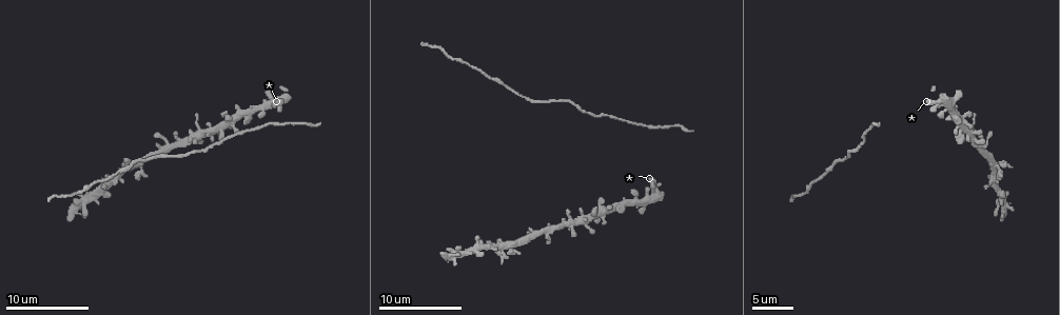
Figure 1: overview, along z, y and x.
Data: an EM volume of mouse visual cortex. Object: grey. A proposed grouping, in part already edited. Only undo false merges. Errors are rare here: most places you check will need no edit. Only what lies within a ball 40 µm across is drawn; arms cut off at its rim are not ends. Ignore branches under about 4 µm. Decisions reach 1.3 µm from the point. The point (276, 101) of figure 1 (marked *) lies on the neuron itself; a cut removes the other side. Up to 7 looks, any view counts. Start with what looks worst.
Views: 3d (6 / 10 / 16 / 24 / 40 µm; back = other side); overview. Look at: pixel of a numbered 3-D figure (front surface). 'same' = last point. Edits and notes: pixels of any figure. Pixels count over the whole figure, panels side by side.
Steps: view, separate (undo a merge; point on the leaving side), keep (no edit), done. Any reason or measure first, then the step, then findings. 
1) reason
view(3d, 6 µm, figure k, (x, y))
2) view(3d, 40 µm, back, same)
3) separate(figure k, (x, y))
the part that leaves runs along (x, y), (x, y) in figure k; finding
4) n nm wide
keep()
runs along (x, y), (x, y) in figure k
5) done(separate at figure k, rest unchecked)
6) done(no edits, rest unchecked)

narrows sharply
view(3d, 10 µm, figure 1, (522, 94))

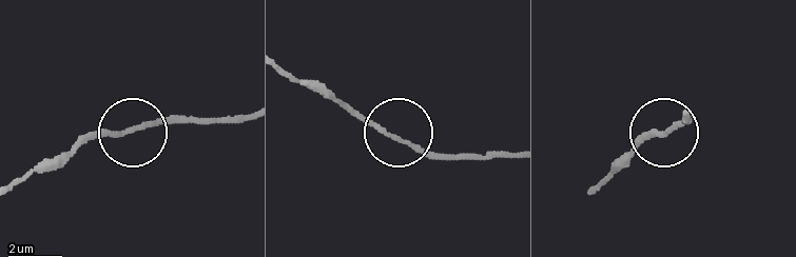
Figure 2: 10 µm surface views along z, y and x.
view(3d, 10 µm, back, figure 2, (132, 129))

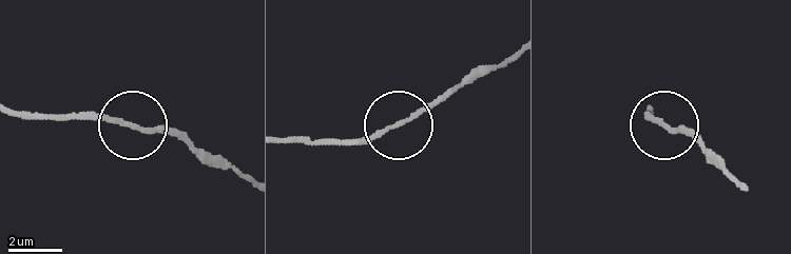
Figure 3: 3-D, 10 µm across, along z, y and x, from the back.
keep()
runs along (283, 142), (365, 142), (405, 123), (450, 90) in figure 3; continuous, no second neuron

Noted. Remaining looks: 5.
view(3d, 10 µm, figure 1, (850, 152))

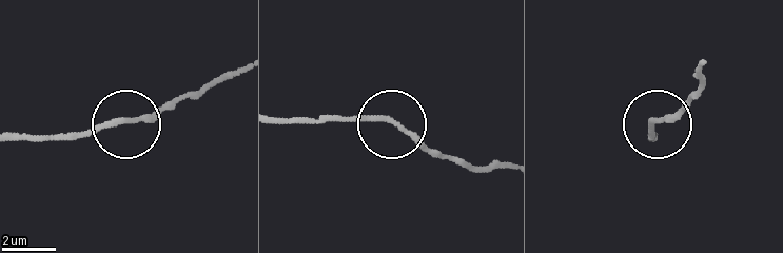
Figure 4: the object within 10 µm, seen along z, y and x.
view(3d, 6 µm, figure 4, (390, 123))

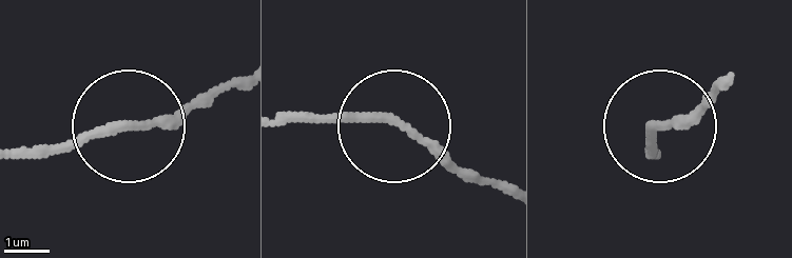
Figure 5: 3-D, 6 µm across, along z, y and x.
keep()
one neuron here

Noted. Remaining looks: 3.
calibre changes
view(3d, 6 µm, figure 1, (120, 171))

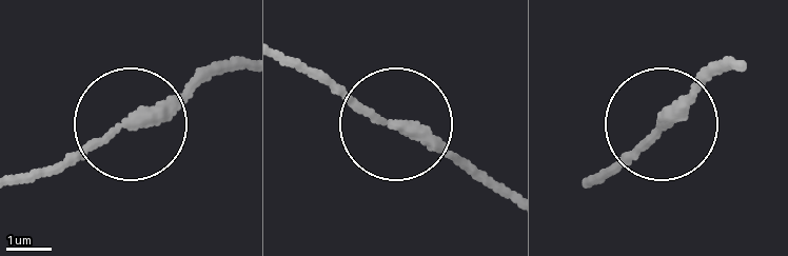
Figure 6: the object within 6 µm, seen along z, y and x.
keep()
continuous, no second neuron

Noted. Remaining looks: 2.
view(3d, 16 µm, figure 1, (277, 124))

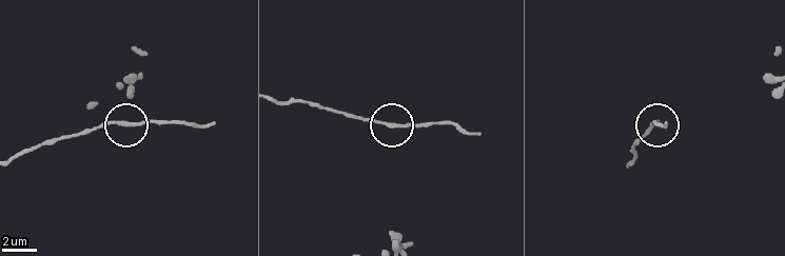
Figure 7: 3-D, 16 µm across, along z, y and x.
keep()
continuous, no second neuron

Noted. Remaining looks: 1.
done(no edits, rest unchecked)

